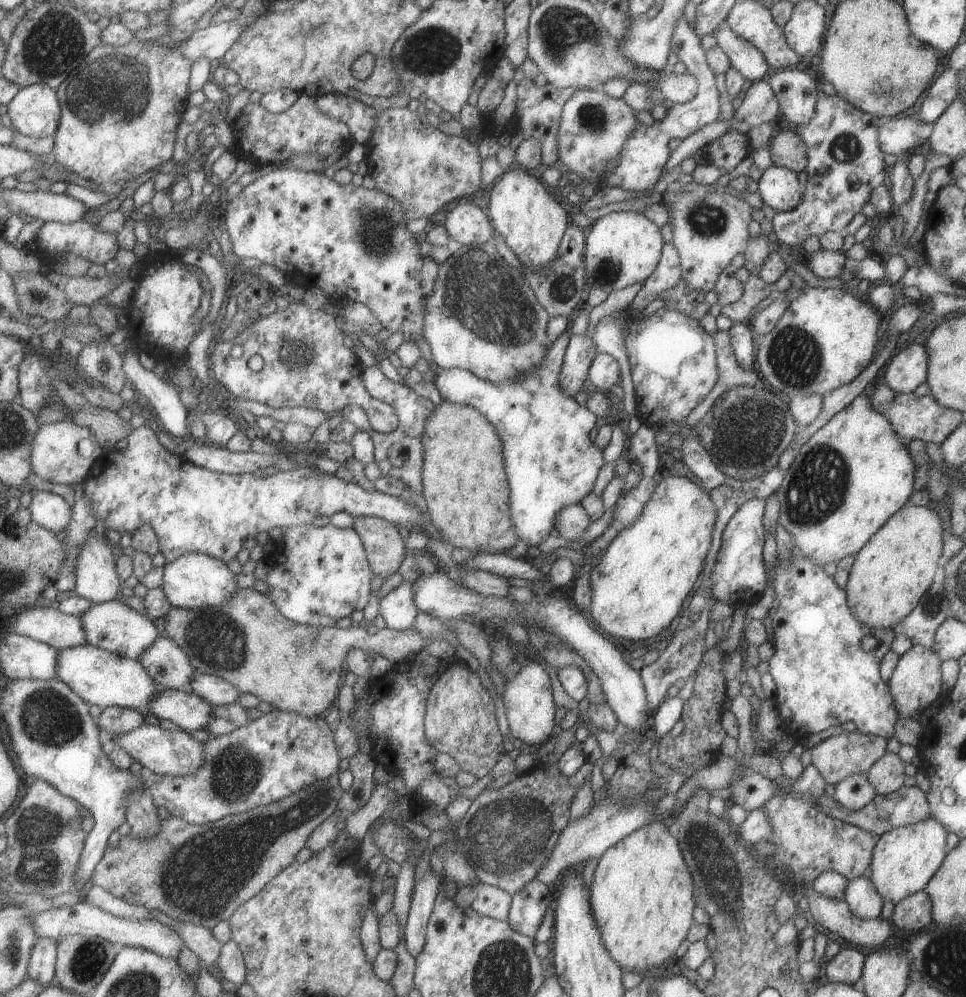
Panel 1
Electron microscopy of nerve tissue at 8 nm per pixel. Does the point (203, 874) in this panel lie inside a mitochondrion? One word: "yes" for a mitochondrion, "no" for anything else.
yes

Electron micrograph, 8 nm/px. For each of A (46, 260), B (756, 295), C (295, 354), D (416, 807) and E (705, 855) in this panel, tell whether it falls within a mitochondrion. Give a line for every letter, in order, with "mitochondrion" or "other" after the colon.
A: other
B: other
C: mitochondrion
D: other
E: mitochondrion

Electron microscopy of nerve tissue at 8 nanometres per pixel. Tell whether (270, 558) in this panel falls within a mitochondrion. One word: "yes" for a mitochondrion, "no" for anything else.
no

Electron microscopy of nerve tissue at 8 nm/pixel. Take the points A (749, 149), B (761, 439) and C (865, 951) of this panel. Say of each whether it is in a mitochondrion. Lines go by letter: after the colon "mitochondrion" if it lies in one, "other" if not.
A: other
B: mitochondrion
C: other

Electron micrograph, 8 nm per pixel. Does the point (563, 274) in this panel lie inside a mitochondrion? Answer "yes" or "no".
no

